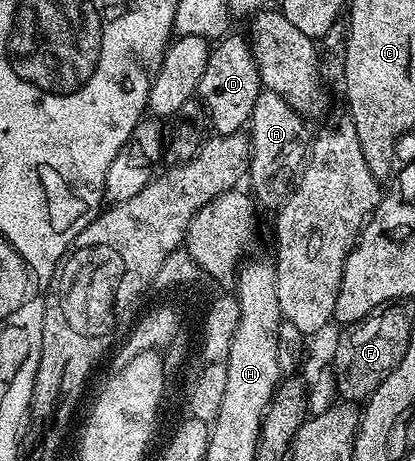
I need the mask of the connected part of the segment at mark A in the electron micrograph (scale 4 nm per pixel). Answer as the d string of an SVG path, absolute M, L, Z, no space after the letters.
M263 89L252 108L248 123L250 139L250 169L248 171L249 189L259 203L266 206L281 207L299 177L308 157L306 126L301 114L288 105L276 92Z

